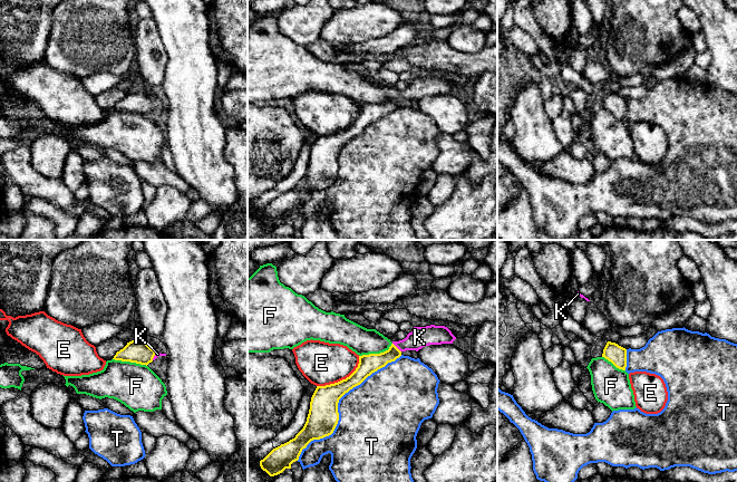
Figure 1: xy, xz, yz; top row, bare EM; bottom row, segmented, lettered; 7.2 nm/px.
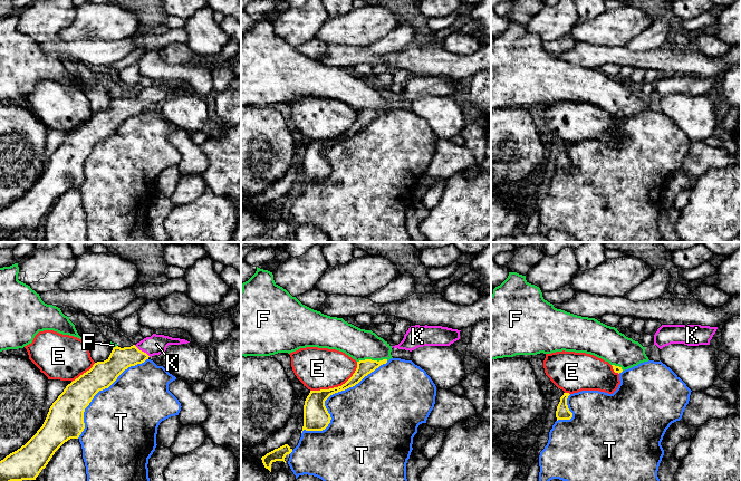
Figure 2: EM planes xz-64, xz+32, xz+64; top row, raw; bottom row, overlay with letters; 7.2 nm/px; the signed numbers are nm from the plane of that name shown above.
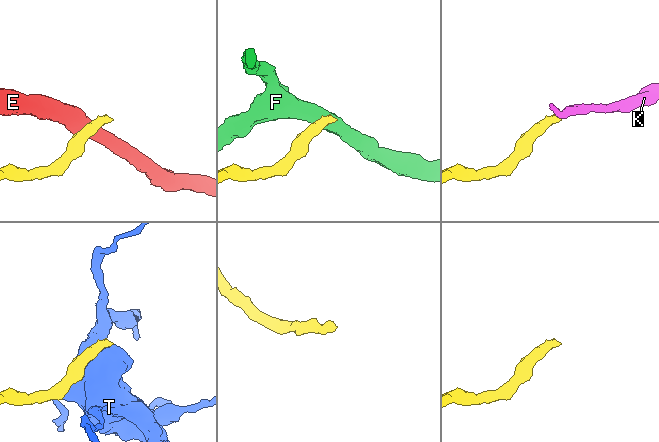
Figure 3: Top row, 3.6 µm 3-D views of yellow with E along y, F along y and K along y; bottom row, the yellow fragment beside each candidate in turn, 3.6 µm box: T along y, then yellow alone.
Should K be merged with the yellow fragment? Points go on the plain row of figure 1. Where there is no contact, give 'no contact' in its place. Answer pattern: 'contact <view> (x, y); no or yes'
contact xz (396, 97); yes

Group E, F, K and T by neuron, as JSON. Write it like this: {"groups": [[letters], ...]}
{"groups": [["E"], ["F"], ["K"], ["T"]]}

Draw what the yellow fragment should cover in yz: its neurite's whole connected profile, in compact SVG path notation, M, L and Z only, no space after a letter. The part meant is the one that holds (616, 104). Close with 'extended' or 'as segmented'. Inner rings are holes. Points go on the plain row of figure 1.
M608 91L602 107L611 112L617 118L626 120L627 117L627 99L615 93Z | as segmented

